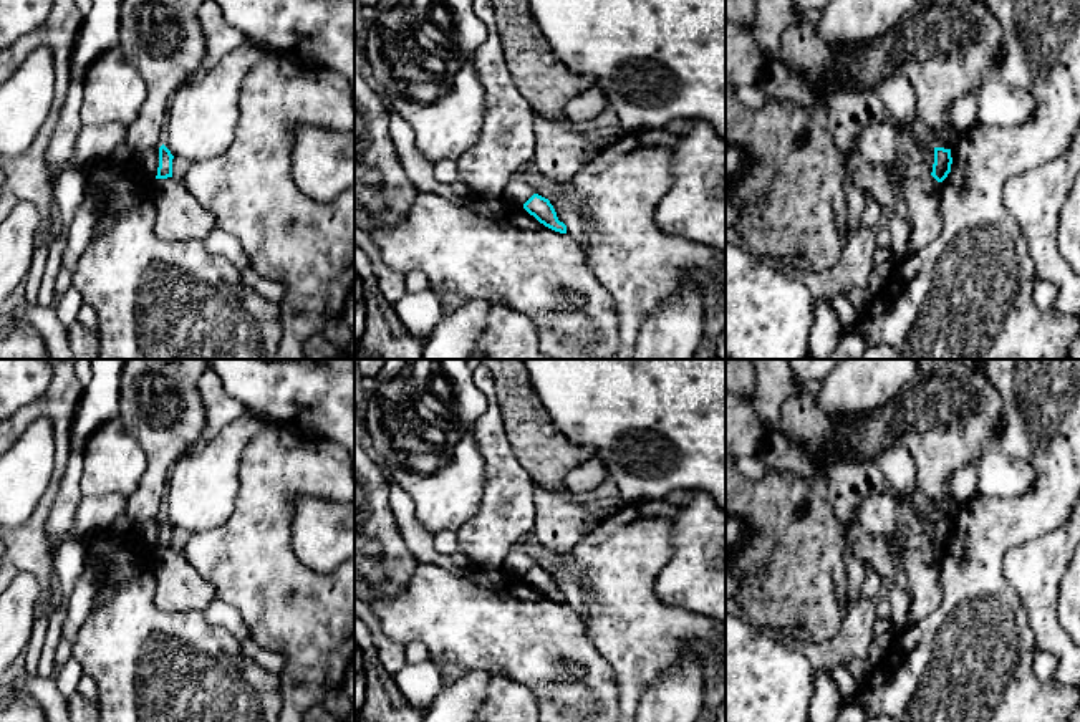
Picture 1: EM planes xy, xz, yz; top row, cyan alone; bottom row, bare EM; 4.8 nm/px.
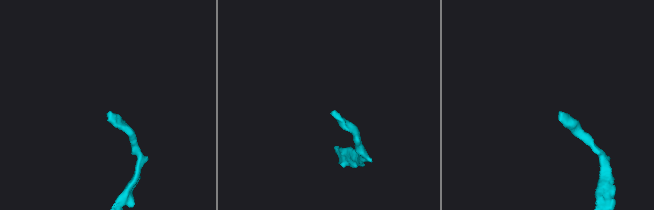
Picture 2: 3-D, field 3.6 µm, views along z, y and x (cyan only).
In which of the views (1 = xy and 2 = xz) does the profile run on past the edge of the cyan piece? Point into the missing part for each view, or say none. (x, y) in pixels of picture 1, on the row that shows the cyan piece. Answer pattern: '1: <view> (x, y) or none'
1: none
2: none

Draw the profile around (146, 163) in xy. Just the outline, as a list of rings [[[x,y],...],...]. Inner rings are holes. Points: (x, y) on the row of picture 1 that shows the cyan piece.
[[[159,147],[134,154],[136,171],[147,180],[156,179],[159,167]]]

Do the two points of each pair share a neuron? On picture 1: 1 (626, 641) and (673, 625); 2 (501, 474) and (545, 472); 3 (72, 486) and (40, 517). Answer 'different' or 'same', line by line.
1: same
2: different
3: different

